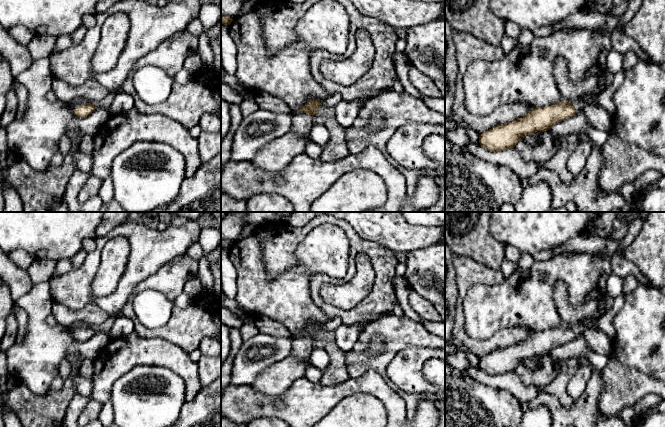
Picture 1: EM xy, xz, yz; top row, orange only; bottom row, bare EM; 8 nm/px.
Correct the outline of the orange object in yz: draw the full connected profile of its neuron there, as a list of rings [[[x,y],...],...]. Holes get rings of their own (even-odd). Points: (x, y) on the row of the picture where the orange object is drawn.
[[[585,94],[571,102],[533,108],[523,118],[497,125],[479,135],[479,143],[490,152],[513,148],[520,139],[538,131],[547,131],[558,122],[574,116],[588,105]]]

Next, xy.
[[[74,99],[71,103],[74,109],[74,114],[80,118],[89,116],[96,109],[94,104],[88,103],[82,99]]]

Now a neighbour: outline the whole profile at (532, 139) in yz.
[[[538,131],[535,134],[529,134],[520,139],[521,142],[527,143],[528,145],[535,146],[539,143],[542,135],[542,131]]]

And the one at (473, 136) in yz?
[[[460,123],[460,127],[466,131],[469,137],[469,141],[471,143],[479,142],[479,134],[474,129],[472,129],[470,126],[466,125],[465,123]]]

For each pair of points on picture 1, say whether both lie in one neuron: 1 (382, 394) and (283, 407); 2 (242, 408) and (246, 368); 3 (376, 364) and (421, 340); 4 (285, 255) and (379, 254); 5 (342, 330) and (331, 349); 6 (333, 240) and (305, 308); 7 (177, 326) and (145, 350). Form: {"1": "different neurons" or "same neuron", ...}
{"1": "same neuron", "2": "different neurons", "3": "same neuron", "4": "same neuron", "5": "different neurons", "6": "same neuron", "7": "different neurons"}

